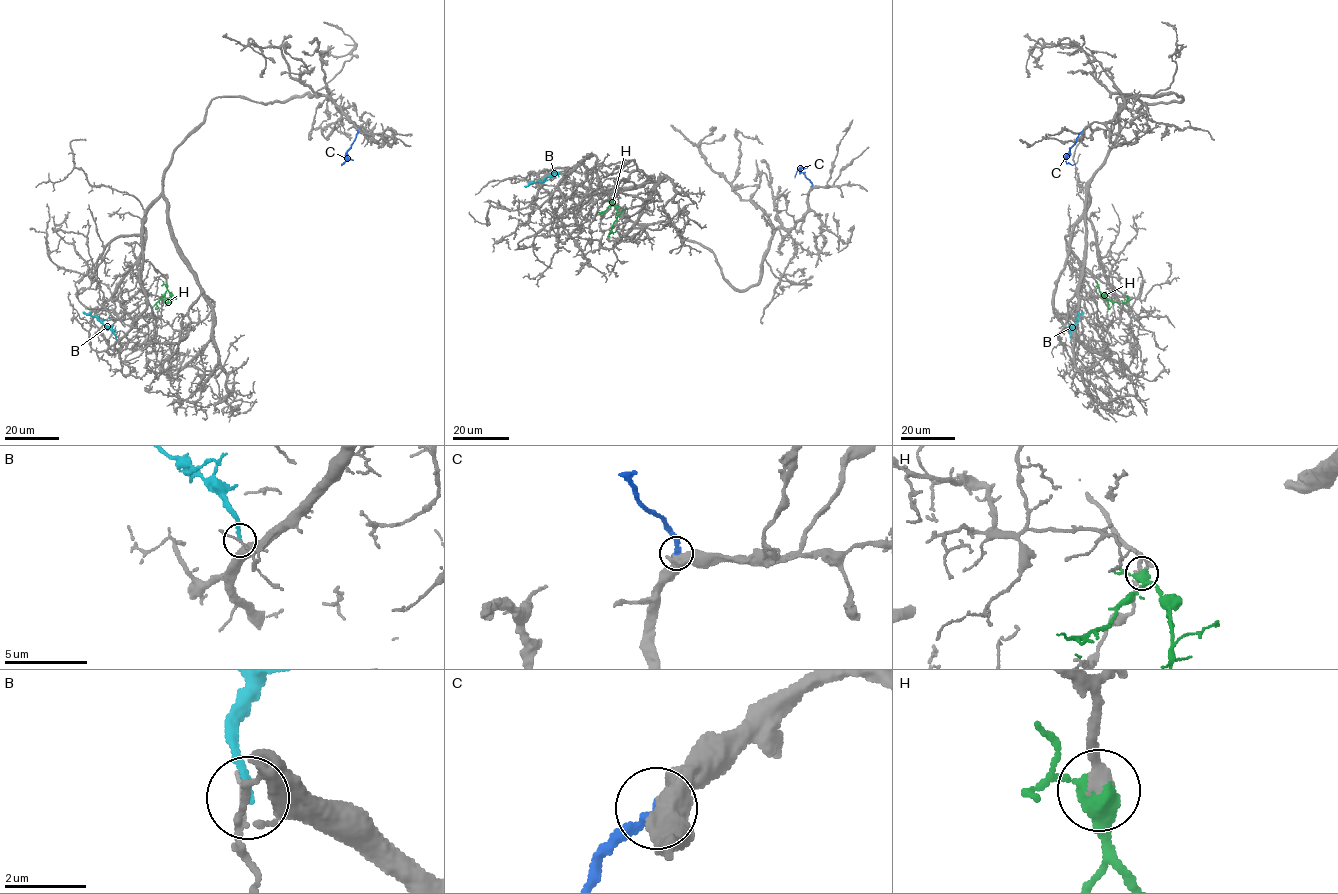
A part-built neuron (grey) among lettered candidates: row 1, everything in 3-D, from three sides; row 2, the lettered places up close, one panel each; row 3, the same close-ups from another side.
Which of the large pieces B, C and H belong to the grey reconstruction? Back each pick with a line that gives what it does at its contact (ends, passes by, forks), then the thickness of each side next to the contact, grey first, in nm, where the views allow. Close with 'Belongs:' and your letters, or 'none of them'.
C: it ends; calibres 550 and 260 nm
H: it passes by; calibres 300 and 460 nm
Belongs: C, H

